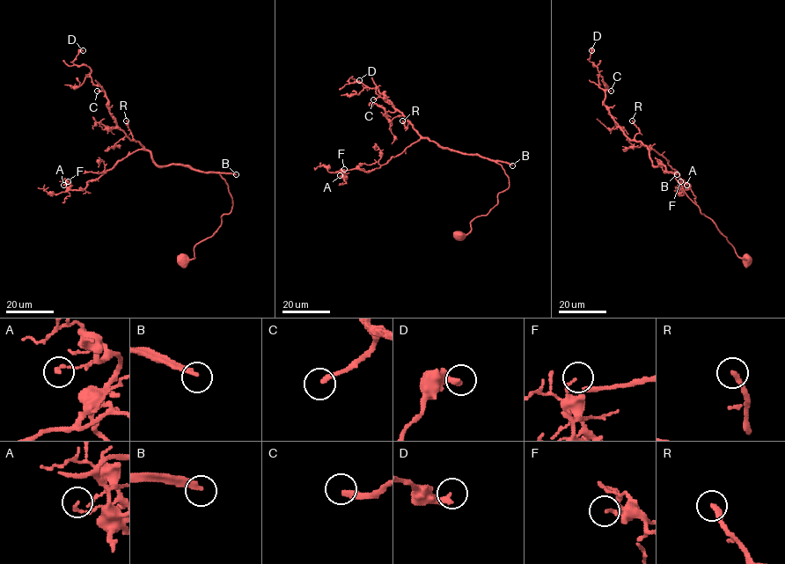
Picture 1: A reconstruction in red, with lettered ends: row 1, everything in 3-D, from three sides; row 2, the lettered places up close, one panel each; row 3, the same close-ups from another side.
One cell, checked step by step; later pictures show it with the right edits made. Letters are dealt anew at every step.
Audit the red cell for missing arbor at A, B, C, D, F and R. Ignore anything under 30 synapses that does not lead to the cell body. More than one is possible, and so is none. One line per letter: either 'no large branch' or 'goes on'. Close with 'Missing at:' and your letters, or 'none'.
A: no large branch
B: goes on
C: goes on
D: no large branch
F: no large branch
R: no large branch
Missing at: B, C

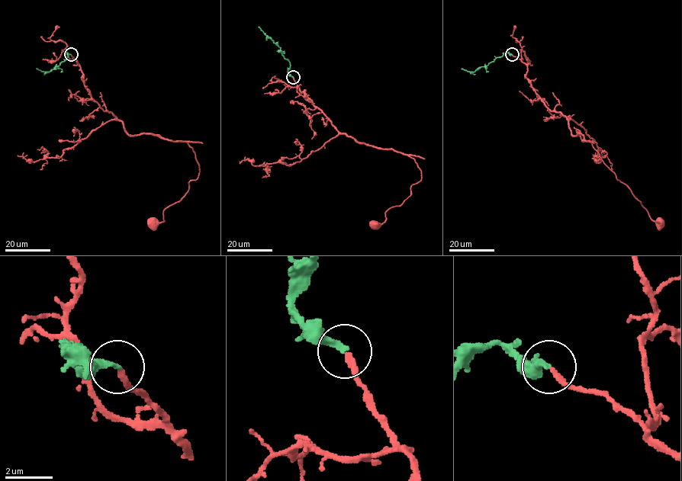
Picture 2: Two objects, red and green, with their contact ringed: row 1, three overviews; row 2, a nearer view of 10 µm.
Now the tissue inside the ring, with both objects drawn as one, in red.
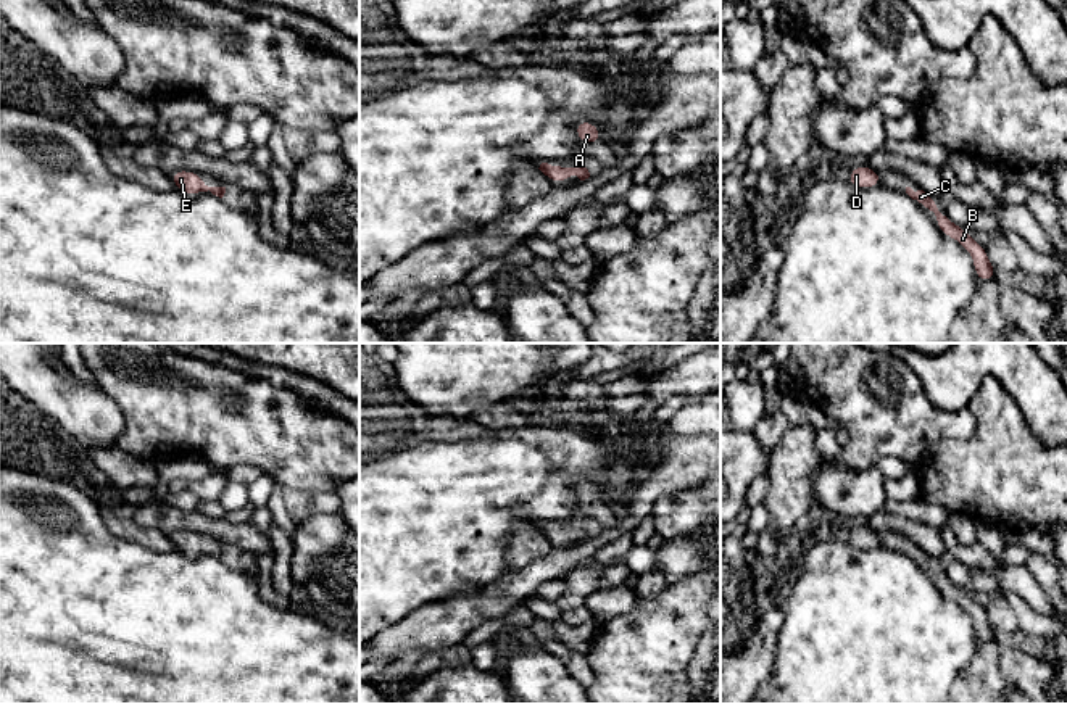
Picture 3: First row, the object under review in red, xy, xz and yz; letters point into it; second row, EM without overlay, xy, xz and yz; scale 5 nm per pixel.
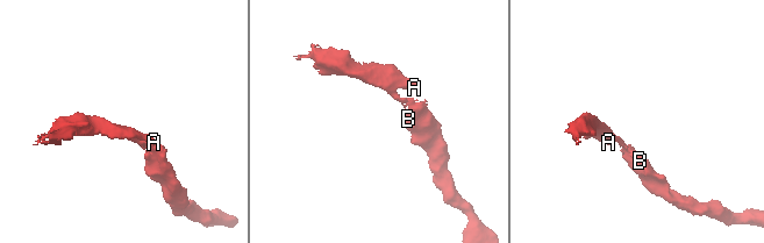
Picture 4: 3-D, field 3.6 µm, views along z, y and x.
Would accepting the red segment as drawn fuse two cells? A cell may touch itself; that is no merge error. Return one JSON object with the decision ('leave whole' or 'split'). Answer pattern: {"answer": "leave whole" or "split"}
{"answer": "leave whole"}

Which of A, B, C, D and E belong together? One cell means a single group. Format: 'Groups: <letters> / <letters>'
Groups: A B C D E

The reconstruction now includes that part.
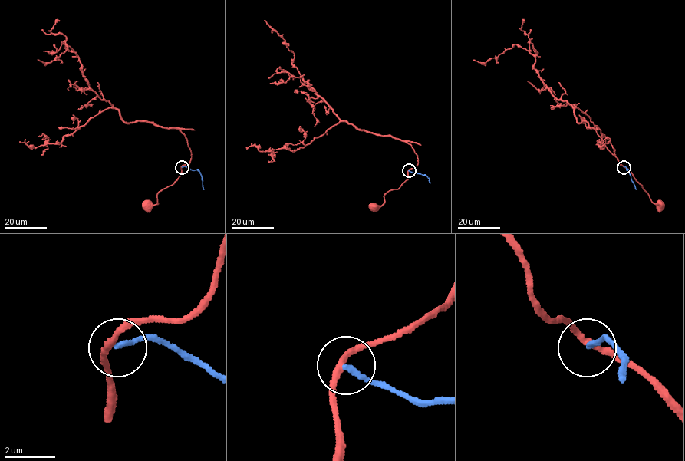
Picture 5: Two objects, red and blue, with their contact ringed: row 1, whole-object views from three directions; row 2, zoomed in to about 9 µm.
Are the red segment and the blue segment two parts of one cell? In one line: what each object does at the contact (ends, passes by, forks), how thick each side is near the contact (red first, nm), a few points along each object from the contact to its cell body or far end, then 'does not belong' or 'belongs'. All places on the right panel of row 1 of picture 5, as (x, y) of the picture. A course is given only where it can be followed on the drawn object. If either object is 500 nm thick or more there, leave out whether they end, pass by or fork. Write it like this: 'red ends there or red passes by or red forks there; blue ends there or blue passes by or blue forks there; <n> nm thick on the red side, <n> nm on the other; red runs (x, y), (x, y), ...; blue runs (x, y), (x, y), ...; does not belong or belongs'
red passes by; blue ends there; 240 nm thick on the red side, 190 nm on the other; red runs (624, 166), (641, 186), (650, 199), (660, 206); blue runs (624, 166), (627, 170), (636, 189); does not belong

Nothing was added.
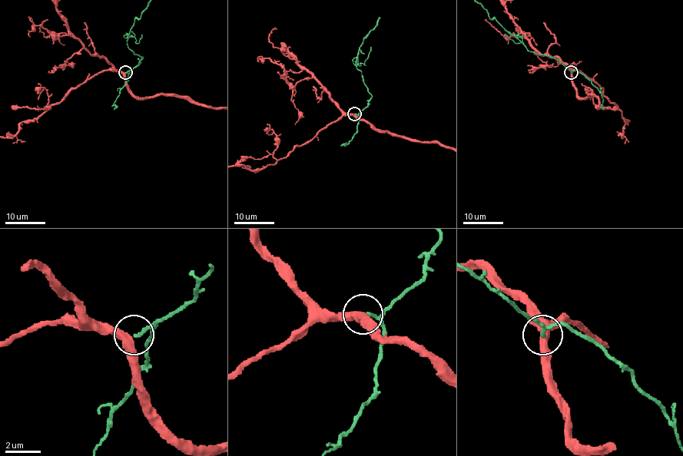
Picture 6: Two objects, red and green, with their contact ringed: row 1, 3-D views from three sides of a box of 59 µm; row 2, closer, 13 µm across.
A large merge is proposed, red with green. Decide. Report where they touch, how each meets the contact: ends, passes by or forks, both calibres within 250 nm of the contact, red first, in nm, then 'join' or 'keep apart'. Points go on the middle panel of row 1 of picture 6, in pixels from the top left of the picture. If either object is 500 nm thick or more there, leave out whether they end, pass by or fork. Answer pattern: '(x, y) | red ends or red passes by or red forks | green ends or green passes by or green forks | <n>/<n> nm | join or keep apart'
(354, 114) | red passes by | green passes by | 400/130 nm | join

